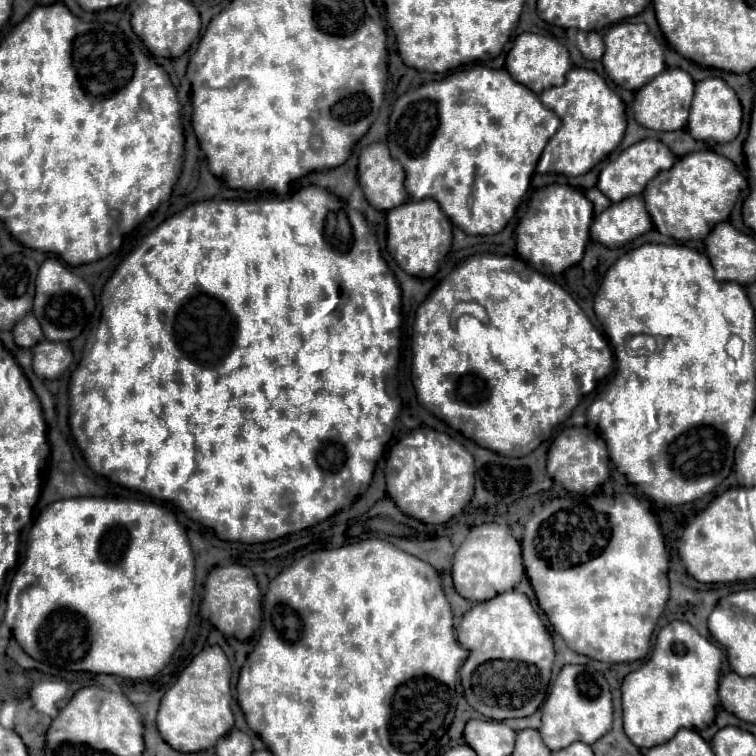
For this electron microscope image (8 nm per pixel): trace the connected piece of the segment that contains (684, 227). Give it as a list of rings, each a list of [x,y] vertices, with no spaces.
[[[691,152],[675,162],[671,170],[657,174],[645,188],[643,198],[655,228],[675,240],[705,240],[715,224],[725,222],[735,206],[739,192],[747,188],[745,176],[735,164],[713,152]]]

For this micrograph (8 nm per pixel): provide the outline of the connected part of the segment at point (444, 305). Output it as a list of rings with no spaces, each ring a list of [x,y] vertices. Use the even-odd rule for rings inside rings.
[[[484,253],[466,258],[457,267],[417,308],[411,342],[411,378],[417,400],[479,446],[509,458],[527,456],[557,424],[569,418],[584,395],[608,382],[613,372],[611,346],[595,330],[569,292],[555,280],[533,270],[519,256]],[[469,300],[479,302],[485,312],[487,309],[487,325],[469,314],[459,316],[453,324],[451,316],[455,306]]]

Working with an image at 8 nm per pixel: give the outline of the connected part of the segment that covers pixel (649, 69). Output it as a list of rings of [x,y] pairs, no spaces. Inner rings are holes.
[[[619,22],[613,24],[605,34],[605,54],[603,54],[603,66],[607,76],[625,90],[639,90],[651,76],[657,76],[665,68],[663,50],[657,42],[657,38],[651,34],[647,24],[631,24],[631,22]]]

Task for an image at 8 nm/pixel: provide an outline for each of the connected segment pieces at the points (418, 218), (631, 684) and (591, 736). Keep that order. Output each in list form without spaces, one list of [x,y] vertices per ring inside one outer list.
[[[431,198],[421,202],[405,202],[387,214],[387,250],[395,262],[411,276],[433,276],[439,262],[451,248],[451,222]]]
[[[675,620],[661,628],[651,658],[621,684],[623,730],[641,750],[669,742],[679,728],[703,730],[717,714],[717,684],[723,652],[703,638],[689,622]]]
[[[567,664],[561,668],[555,684],[551,686],[545,704],[536,712],[541,712],[541,726],[532,729],[539,729],[541,738],[549,750],[567,748],[577,740],[585,744],[593,744],[595,740],[599,740],[603,734],[611,730],[611,722],[613,722],[613,704],[611,704],[611,692],[607,680],[597,670],[591,670],[587,666]]]

